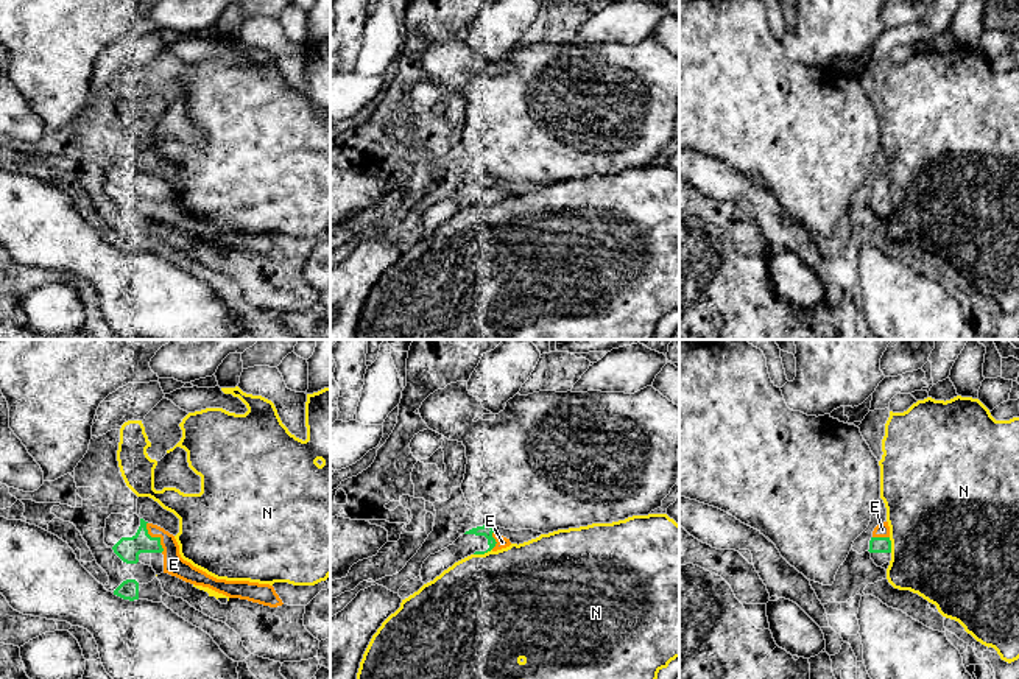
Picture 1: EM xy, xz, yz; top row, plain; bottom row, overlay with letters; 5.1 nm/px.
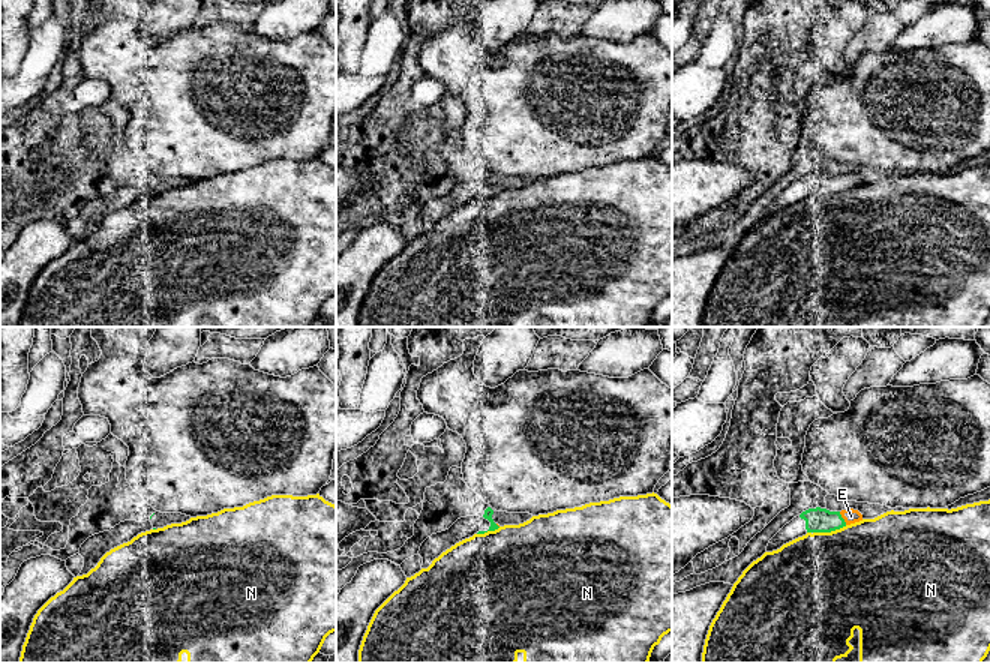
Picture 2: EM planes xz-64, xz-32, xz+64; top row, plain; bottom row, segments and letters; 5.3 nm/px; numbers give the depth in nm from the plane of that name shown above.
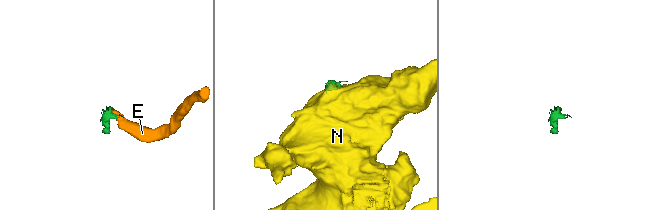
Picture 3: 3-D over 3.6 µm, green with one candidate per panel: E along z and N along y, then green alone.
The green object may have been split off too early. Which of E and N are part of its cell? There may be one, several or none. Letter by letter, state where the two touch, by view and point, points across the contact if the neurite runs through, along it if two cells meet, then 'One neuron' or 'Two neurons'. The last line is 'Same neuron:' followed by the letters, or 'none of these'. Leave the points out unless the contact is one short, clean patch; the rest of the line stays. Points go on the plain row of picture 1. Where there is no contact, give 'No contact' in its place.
E: Touches green at xy (155, 189). One neuron
N: Touches green at xz (482, 204). Two neurons
Same neuron: E

